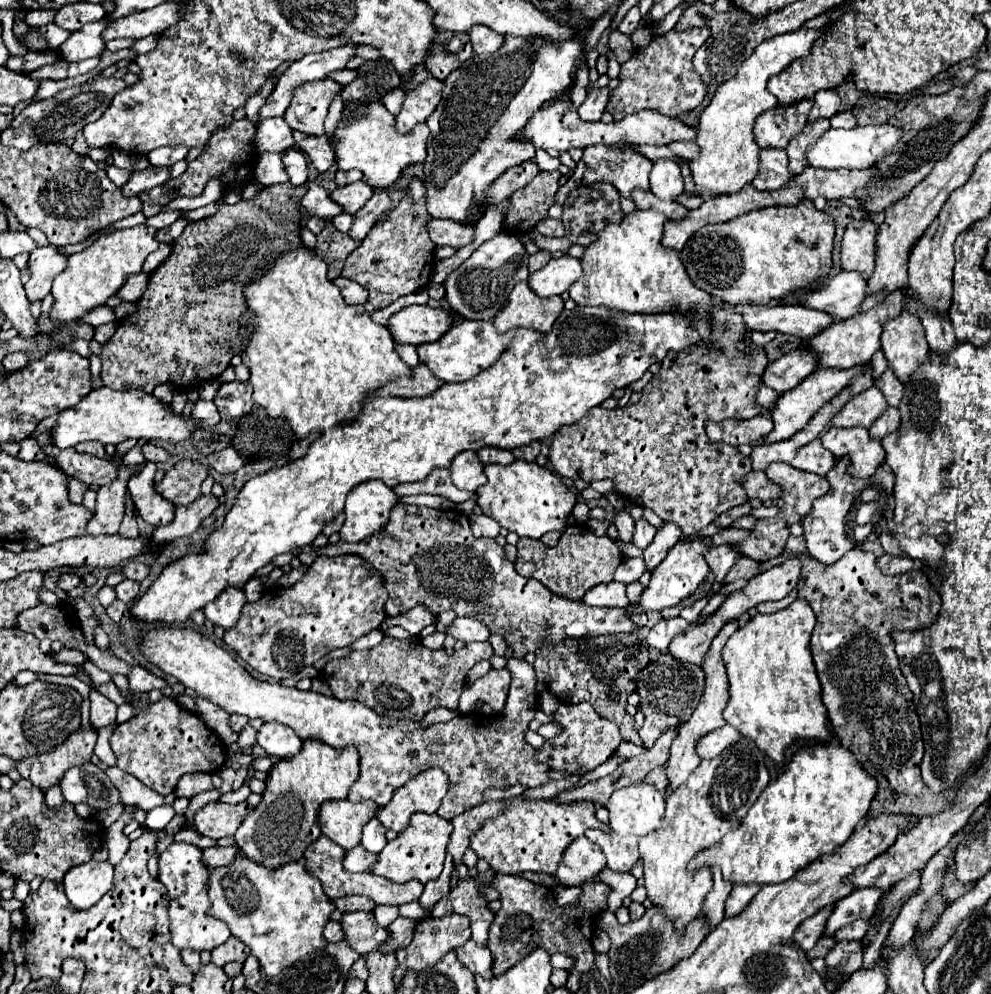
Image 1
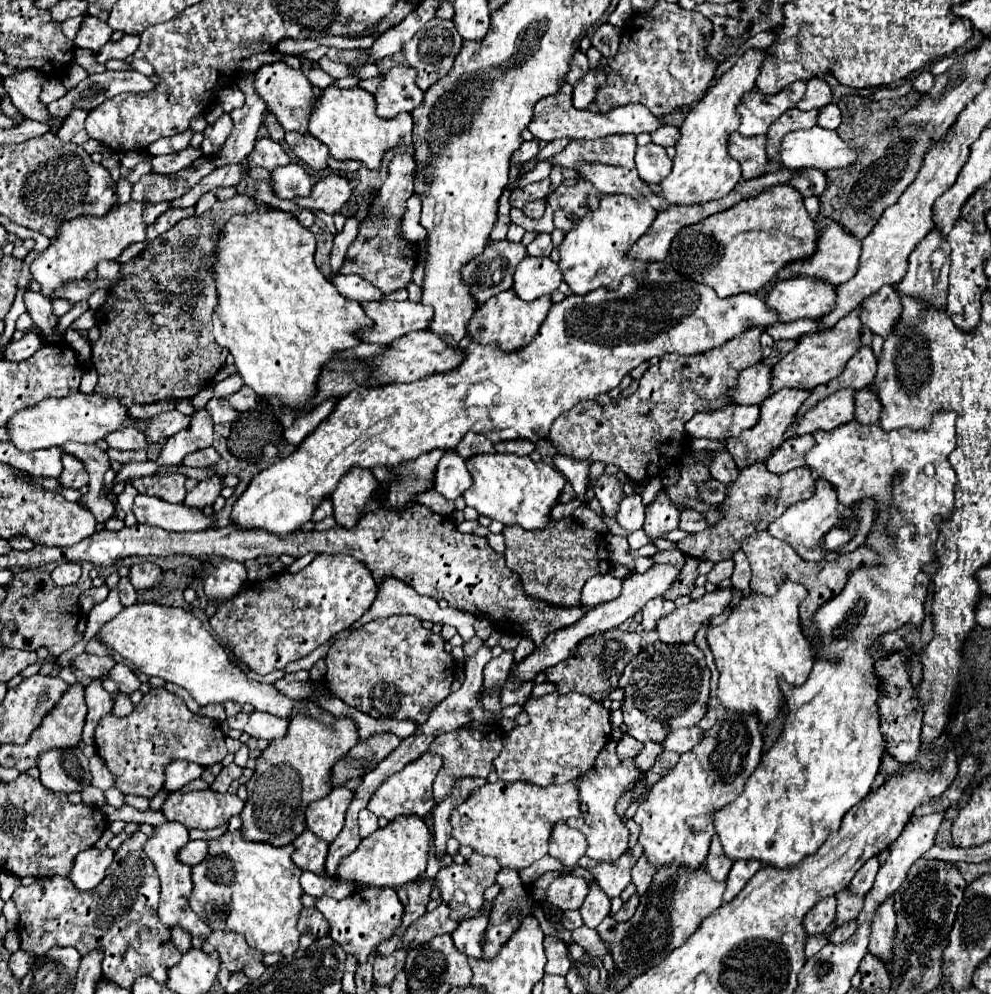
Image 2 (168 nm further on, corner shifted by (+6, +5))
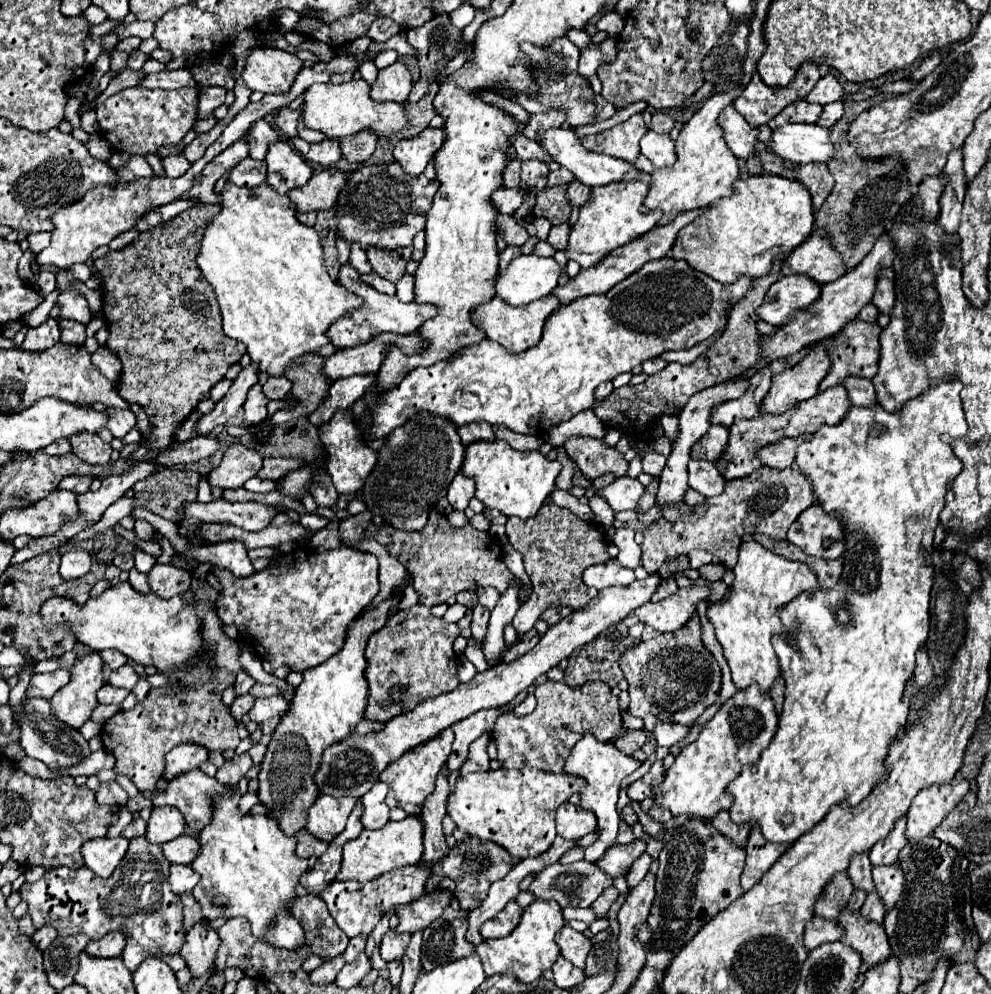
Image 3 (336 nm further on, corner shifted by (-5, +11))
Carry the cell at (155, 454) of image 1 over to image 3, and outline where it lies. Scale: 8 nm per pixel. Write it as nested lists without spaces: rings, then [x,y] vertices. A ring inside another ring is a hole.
[[[108,407],[108,429],[116,439],[124,439],[126,433],[130,433],[132,429],[136,429],[136,415],[130,409],[112,409]]]

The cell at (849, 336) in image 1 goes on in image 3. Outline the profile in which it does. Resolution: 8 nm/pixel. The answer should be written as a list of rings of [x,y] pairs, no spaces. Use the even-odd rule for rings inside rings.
[[[826,339],[824,343],[820,341],[816,347],[810,349],[810,353],[798,365],[772,377],[772,387],[762,401],[764,413],[774,413],[774,415],[784,413],[792,405],[814,397],[820,381],[828,375],[832,363],[832,357],[824,353],[824,349],[828,349],[828,341],[832,339]]]

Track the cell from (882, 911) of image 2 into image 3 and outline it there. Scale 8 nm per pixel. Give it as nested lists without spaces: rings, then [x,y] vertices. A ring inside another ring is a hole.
[[[880,865],[872,869],[876,891],[880,893],[880,899],[884,901],[886,911],[896,905],[900,899],[900,893],[904,891],[904,873],[898,865]]]

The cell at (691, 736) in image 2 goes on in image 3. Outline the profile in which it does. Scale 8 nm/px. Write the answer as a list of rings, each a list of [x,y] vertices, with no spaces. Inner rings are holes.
[[[658,721],[658,745],[660,747],[672,747],[676,743],[682,743],[686,739],[688,731],[690,731],[690,727]]]

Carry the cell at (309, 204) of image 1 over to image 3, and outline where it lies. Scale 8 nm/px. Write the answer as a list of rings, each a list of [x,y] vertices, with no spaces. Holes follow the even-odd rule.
[[[284,141],[270,145],[266,163],[268,163],[268,183],[280,195],[286,195],[290,189],[306,185],[314,173],[312,167],[300,157],[300,153],[296,153]]]

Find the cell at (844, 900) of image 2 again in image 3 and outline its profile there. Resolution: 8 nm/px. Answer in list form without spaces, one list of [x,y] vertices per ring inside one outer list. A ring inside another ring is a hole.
[[[868,853],[866,855],[858,855],[856,859],[852,857],[852,865],[848,867],[848,877],[852,879],[852,885],[856,889],[862,889],[866,893],[872,893],[874,891],[872,865],[868,861]]]

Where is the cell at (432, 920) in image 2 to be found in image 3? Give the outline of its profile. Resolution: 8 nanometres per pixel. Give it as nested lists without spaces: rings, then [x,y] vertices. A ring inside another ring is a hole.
[[[434,891],[434,893],[426,893],[412,905],[398,907],[396,915],[400,917],[400,925],[394,931],[396,933],[416,933],[416,931],[426,929],[432,921],[442,917],[450,901],[452,901],[450,891]]]

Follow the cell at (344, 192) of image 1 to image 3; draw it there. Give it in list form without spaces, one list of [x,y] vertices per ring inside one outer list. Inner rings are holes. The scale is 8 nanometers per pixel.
[[[326,169],[320,173],[314,173],[308,181],[308,185],[288,191],[290,201],[298,207],[298,211],[322,211],[332,209],[336,205],[336,197],[340,195],[340,189],[346,185],[346,175],[340,169]]]

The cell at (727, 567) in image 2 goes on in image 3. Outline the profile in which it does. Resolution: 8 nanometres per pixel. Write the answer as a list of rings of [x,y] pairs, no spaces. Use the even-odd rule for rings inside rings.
[[[710,563],[710,565],[700,567],[700,577],[702,577],[702,579],[708,579],[708,581],[718,581],[718,579],[722,579],[724,571],[726,571],[724,565],[720,565],[720,563]]]

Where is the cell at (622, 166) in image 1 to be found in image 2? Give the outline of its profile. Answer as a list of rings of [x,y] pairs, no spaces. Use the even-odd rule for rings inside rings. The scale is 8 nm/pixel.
[[[607,135],[595,141],[571,141],[559,155],[551,157],[549,163],[575,169],[579,163],[607,163],[621,165],[633,169],[633,151],[635,151],[635,135]]]

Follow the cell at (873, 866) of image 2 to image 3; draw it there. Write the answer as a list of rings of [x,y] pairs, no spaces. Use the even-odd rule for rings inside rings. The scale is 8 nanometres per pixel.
[[[906,817],[896,821],[892,833],[884,841],[878,841],[872,847],[872,851],[870,851],[872,867],[876,867],[876,865],[894,865],[898,861],[898,853],[906,845],[904,831],[906,831]]]

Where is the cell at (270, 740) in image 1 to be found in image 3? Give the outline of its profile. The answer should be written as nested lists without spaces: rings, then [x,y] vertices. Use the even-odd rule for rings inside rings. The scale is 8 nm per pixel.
[[[274,695],[274,697],[262,697],[262,699],[256,699],[252,711],[248,713],[250,719],[258,725],[262,725],[264,721],[268,719],[280,719],[288,713],[290,709],[290,703],[282,697],[282,695]]]

